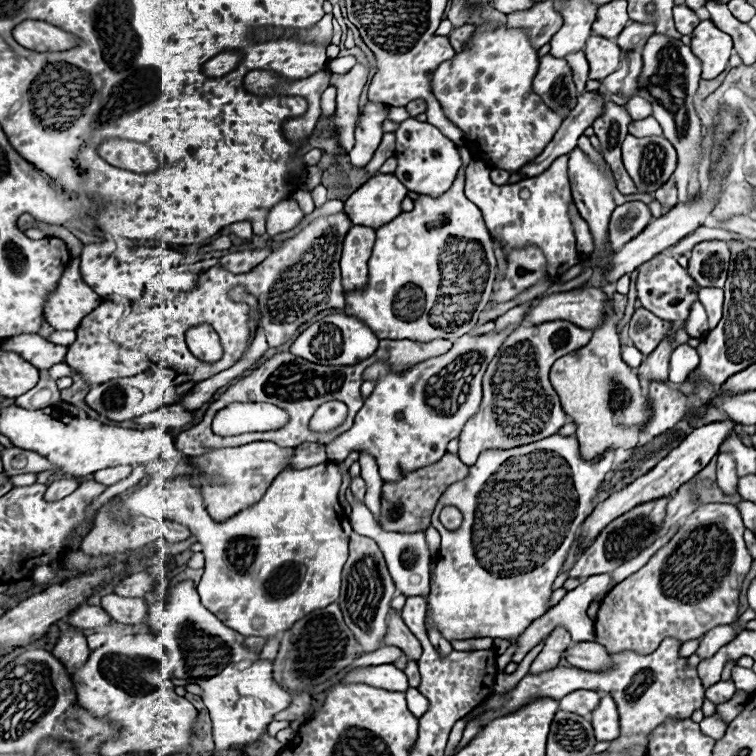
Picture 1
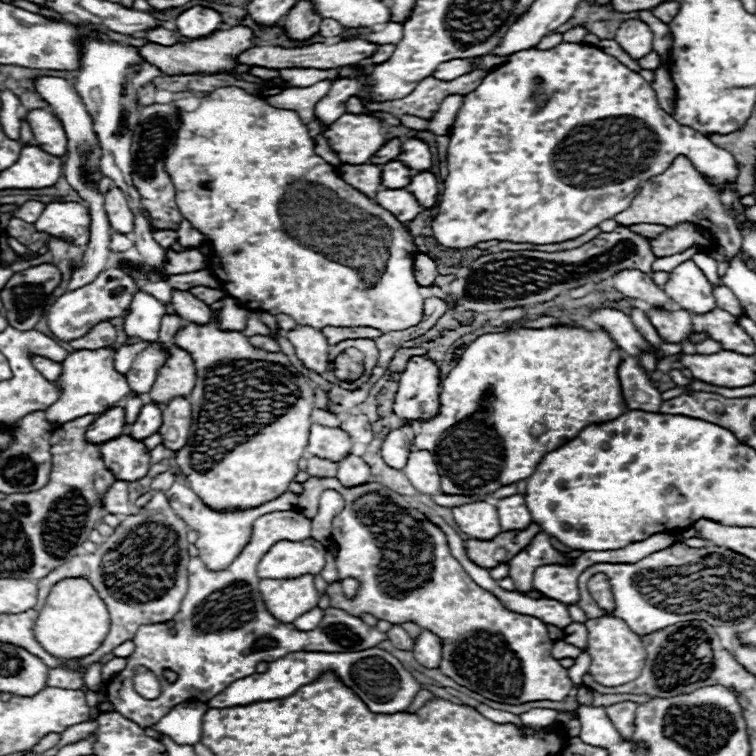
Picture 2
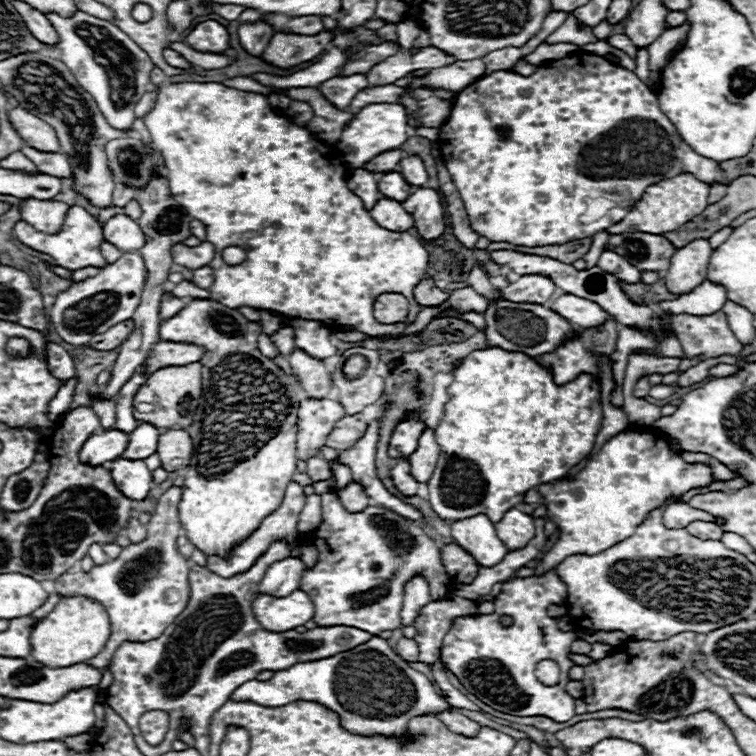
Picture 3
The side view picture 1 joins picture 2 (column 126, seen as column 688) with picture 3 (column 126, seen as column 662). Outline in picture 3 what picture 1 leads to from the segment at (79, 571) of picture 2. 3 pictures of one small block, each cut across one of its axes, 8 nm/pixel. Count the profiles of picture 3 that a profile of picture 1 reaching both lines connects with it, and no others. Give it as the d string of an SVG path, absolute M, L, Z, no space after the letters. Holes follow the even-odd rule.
M172 486L160 496L158 506L150 516L150 522L146 524L146 540L138 544L128 544L126 548L122 548L116 560L94 566L90 572L74 570L54 580L56 594L82 594L86 598L94 598L96 602L102 602L108 612L112 626L110 638L104 650L96 658L86 660L86 664L104 670L124 640L142 642L158 638L158 634L162 634L166 626L170 626L176 616L186 608L186 602L190 598L190 562L176 546L176 540L182 534L182 522L178 518L180 494L182 488Z

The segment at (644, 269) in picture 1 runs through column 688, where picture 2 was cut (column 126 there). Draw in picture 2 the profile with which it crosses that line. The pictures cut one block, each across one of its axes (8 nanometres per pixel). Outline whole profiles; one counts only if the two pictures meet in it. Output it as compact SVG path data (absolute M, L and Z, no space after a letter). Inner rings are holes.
M108 268L108 270L100 272L92 284L78 288L74 292L64 292L48 310L48 316L46 316L48 328L60 340L80 338L98 322L104 322L108 318L126 316L130 300L136 294L136 290L138 290L138 284L128 274L124 274L118 268Z

